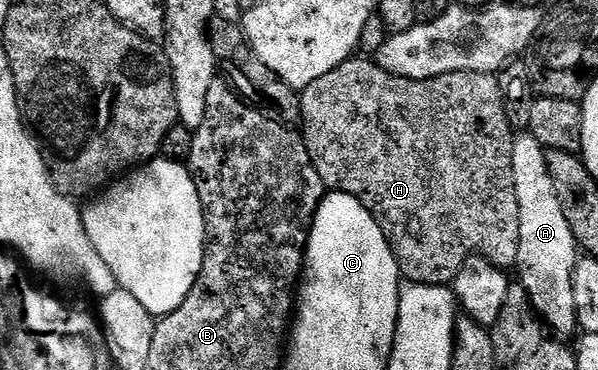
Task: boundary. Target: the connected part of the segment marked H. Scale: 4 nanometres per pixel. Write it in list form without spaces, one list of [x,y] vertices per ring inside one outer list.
[[[351,58],[336,66],[336,70],[328,70],[324,78],[316,78],[316,82],[301,89],[300,99],[302,141],[306,143],[312,166],[316,166],[316,174],[320,174],[323,189],[343,192],[356,198],[360,206],[364,206],[364,210],[376,218],[396,258],[399,273],[409,283],[453,285],[460,266],[464,266],[470,256],[482,256],[503,270],[513,269],[517,265],[520,254],[520,202],[512,178],[512,146],[516,132],[509,124],[497,75],[489,72],[453,72],[427,80],[413,80],[388,74],[388,70],[384,70],[373,59]]]

